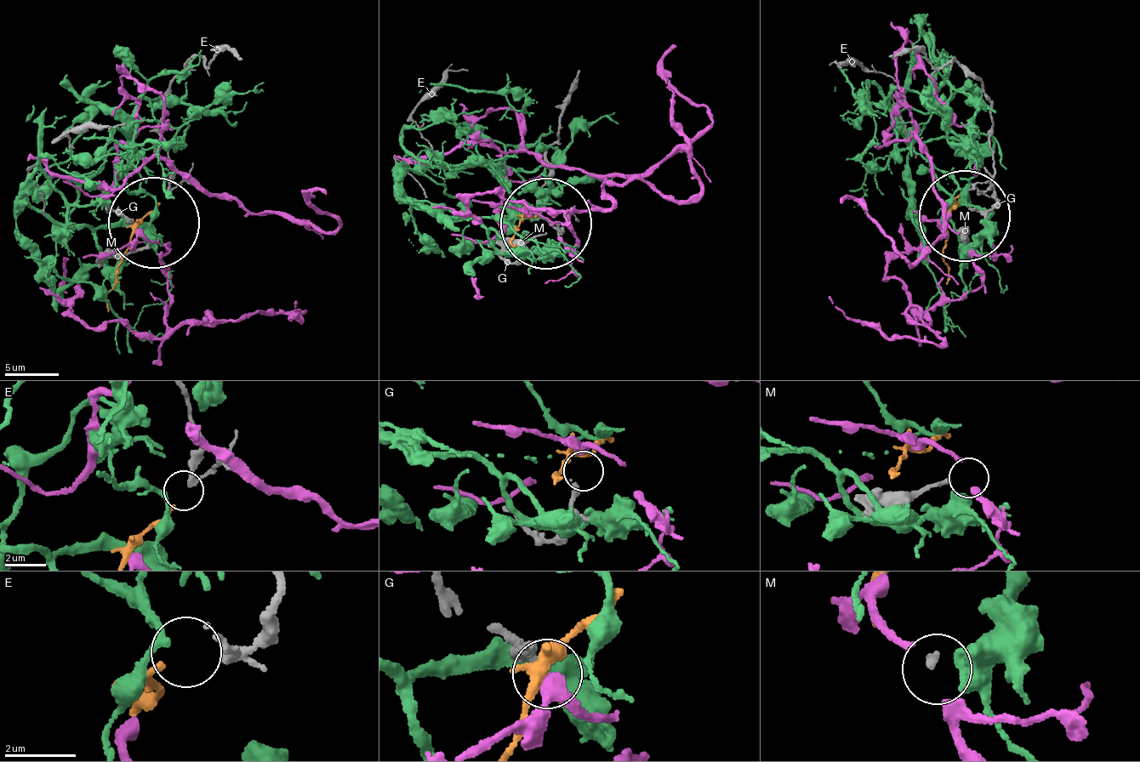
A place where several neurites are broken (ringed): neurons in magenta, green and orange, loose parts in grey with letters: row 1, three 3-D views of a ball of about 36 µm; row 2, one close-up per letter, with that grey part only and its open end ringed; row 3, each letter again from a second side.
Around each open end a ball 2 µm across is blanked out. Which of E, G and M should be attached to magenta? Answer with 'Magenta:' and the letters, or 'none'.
Magenta: G

